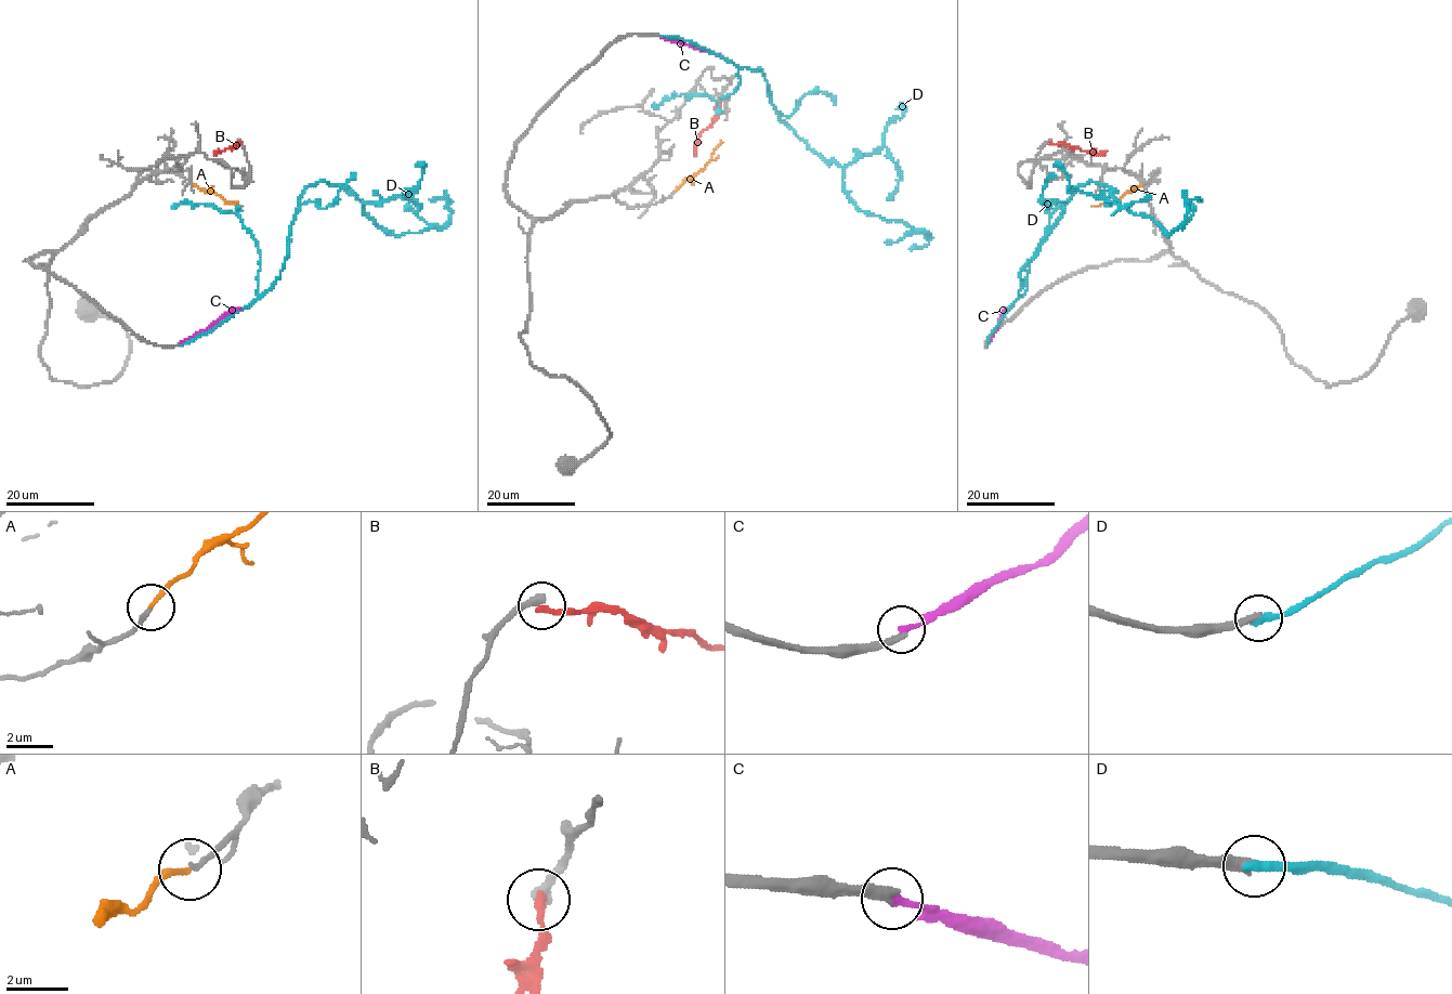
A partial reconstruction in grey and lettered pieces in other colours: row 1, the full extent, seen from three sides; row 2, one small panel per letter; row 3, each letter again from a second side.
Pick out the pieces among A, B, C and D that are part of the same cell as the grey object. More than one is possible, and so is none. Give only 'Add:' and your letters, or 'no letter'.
Add: A

